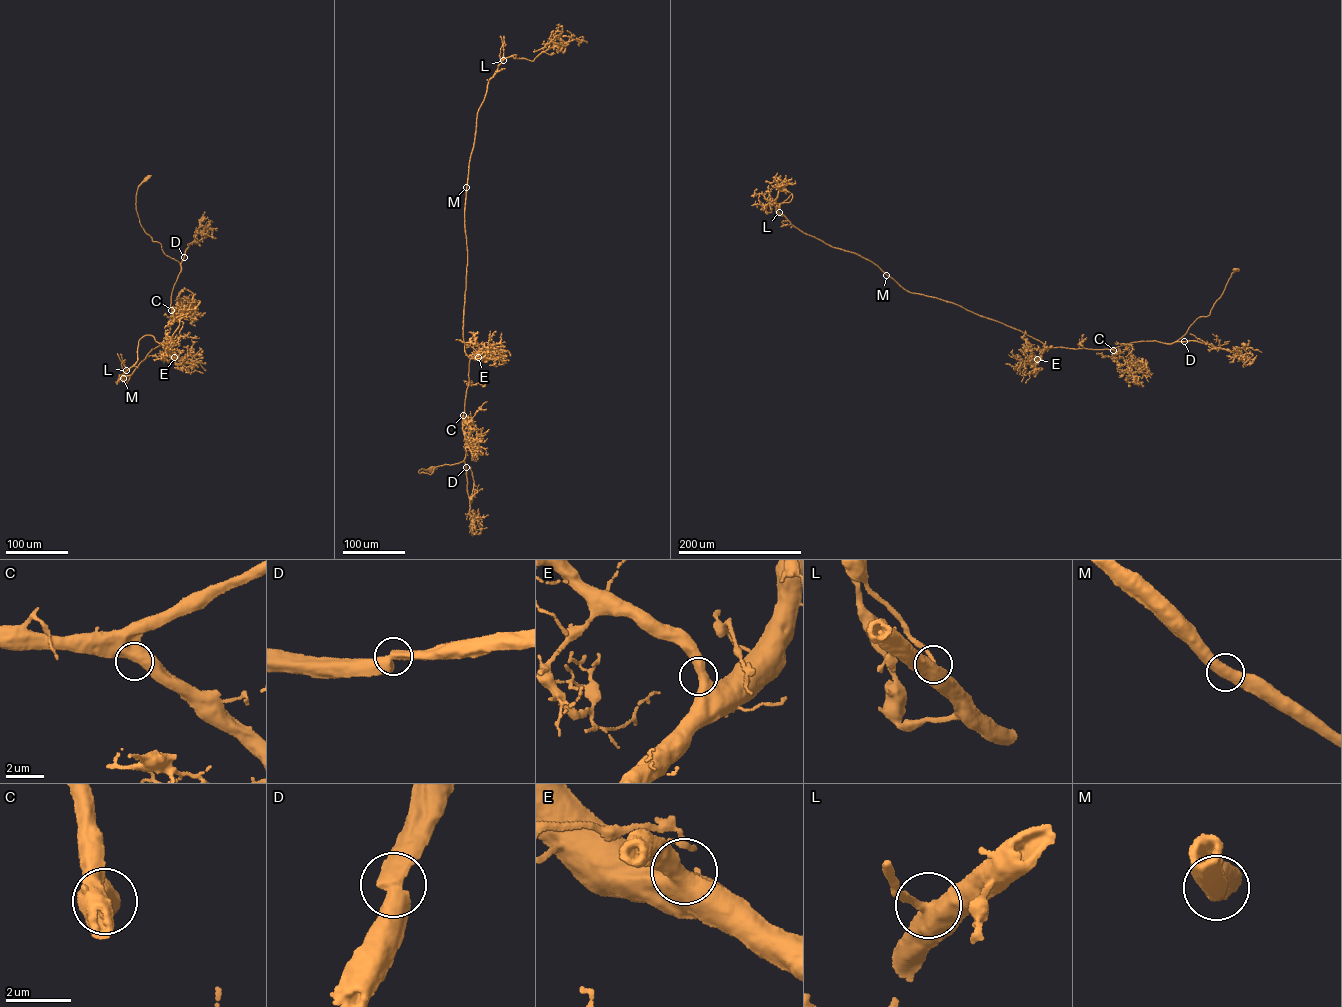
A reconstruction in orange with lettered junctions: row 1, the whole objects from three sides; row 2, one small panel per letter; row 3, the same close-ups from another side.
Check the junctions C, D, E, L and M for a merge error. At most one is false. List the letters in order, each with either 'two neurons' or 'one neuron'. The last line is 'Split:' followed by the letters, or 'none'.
C: one neuron
D: one neuron
E: one neuron
L: one neuron
M: one neuron
Split: none

